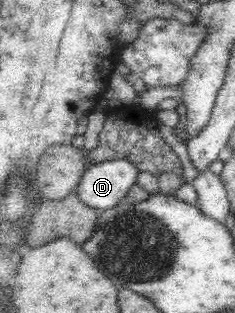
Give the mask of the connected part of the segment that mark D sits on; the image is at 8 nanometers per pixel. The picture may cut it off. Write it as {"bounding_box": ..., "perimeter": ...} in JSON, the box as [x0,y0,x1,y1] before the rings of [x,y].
{"bounding_box":[75,159,140,209],"perimeter":[[[123,159],[88,164],[75,190],[77,197],[94,209],[111,209],[123,202],[140,170]]]}

